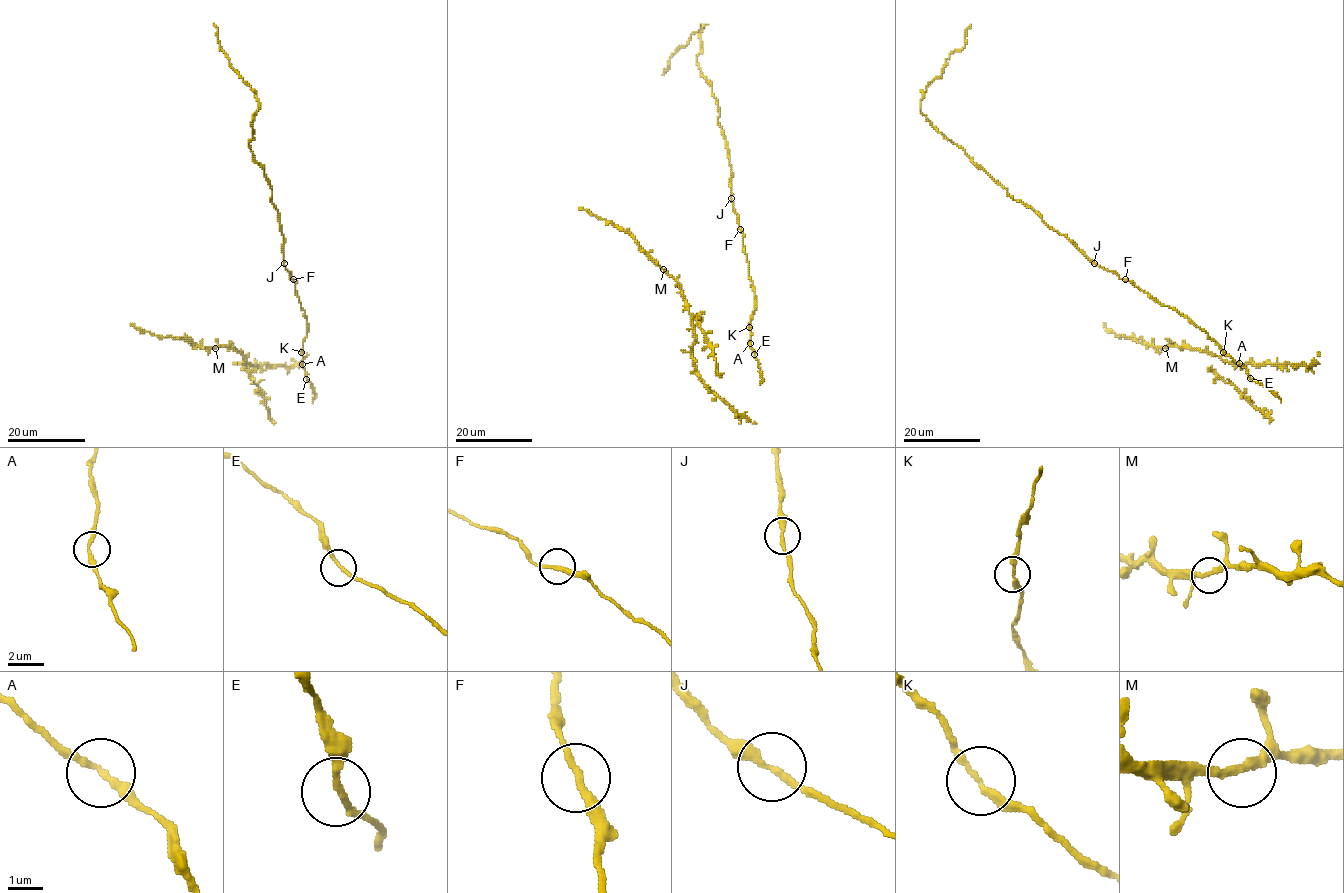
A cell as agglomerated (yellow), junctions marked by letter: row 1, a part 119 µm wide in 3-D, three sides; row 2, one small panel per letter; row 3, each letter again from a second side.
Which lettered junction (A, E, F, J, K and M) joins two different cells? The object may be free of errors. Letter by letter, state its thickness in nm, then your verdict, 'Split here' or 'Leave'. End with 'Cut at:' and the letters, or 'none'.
A: Thickness 240 nm. Leave
E: Thickness 190 nm. Leave
F: Thickness 220 nm. Leave
J: Thickness 240 nm. Leave
K: Thickness 200 nm. Leave
M: Thickness 220 nm. Leave
Cut at: none

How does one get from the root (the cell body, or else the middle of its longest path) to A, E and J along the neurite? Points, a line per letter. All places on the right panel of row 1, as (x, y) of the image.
A: (1138, 288), (1186, 316), (1239, 363)
E: (1138, 288), (1199, 326), (1246, 370), (1250, 378)
J: (1138, 288), (1094, 263)

